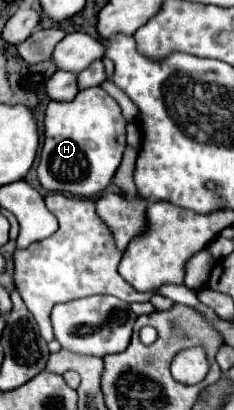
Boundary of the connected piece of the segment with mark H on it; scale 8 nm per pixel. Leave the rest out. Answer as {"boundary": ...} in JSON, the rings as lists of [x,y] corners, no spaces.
{"boundary":[[[91,87],[87,91],[79,91],[73,101],[51,101],[45,113],[45,145],[39,155],[37,179],[49,191],[61,191],[73,197],[93,197],[103,191],[111,177],[115,175],[123,151],[125,151],[125,133],[127,121],[123,119],[119,103],[111,99],[101,87]]]}

